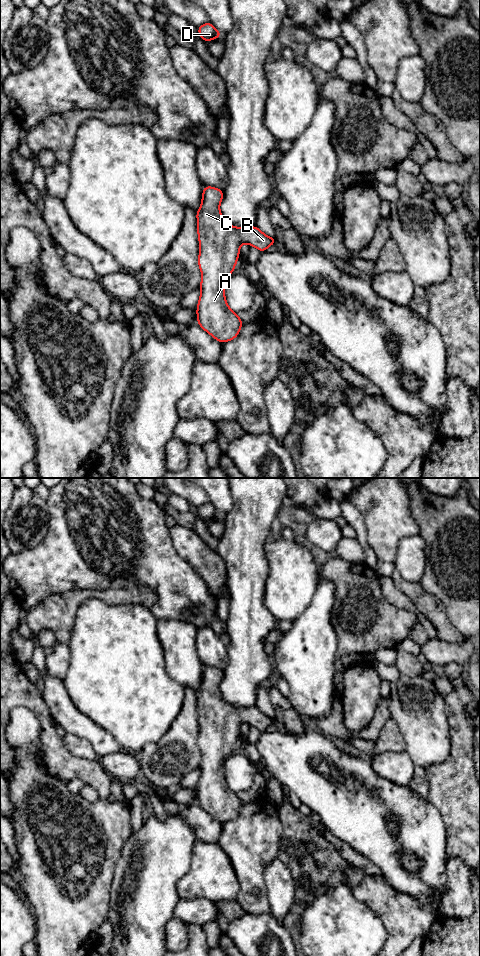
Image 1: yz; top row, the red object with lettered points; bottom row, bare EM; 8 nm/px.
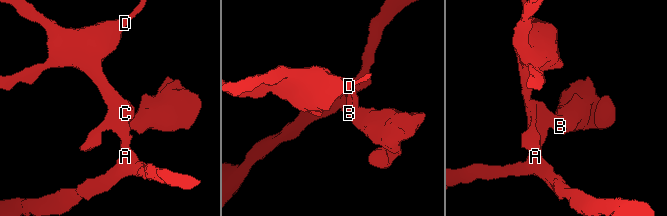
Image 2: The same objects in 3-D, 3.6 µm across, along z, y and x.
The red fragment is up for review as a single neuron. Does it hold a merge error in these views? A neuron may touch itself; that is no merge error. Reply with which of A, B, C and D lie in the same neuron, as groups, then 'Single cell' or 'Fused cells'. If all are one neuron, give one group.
Groups: A B C D. Single cell

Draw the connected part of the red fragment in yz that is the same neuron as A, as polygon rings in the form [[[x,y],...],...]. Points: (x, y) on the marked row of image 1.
[[[204,186],[201,206],[196,212],[198,265],[202,275],[197,323],[220,343],[235,339],[243,325],[228,306],[224,290],[224,281],[233,274],[239,259],[240,245],[248,243],[264,252],[277,242],[276,236],[265,235],[257,226],[236,228],[228,224],[219,209],[223,196],[223,190]]]

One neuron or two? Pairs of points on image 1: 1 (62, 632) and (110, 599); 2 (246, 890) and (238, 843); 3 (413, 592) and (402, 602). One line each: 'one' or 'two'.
1: one
2: one
3: two

